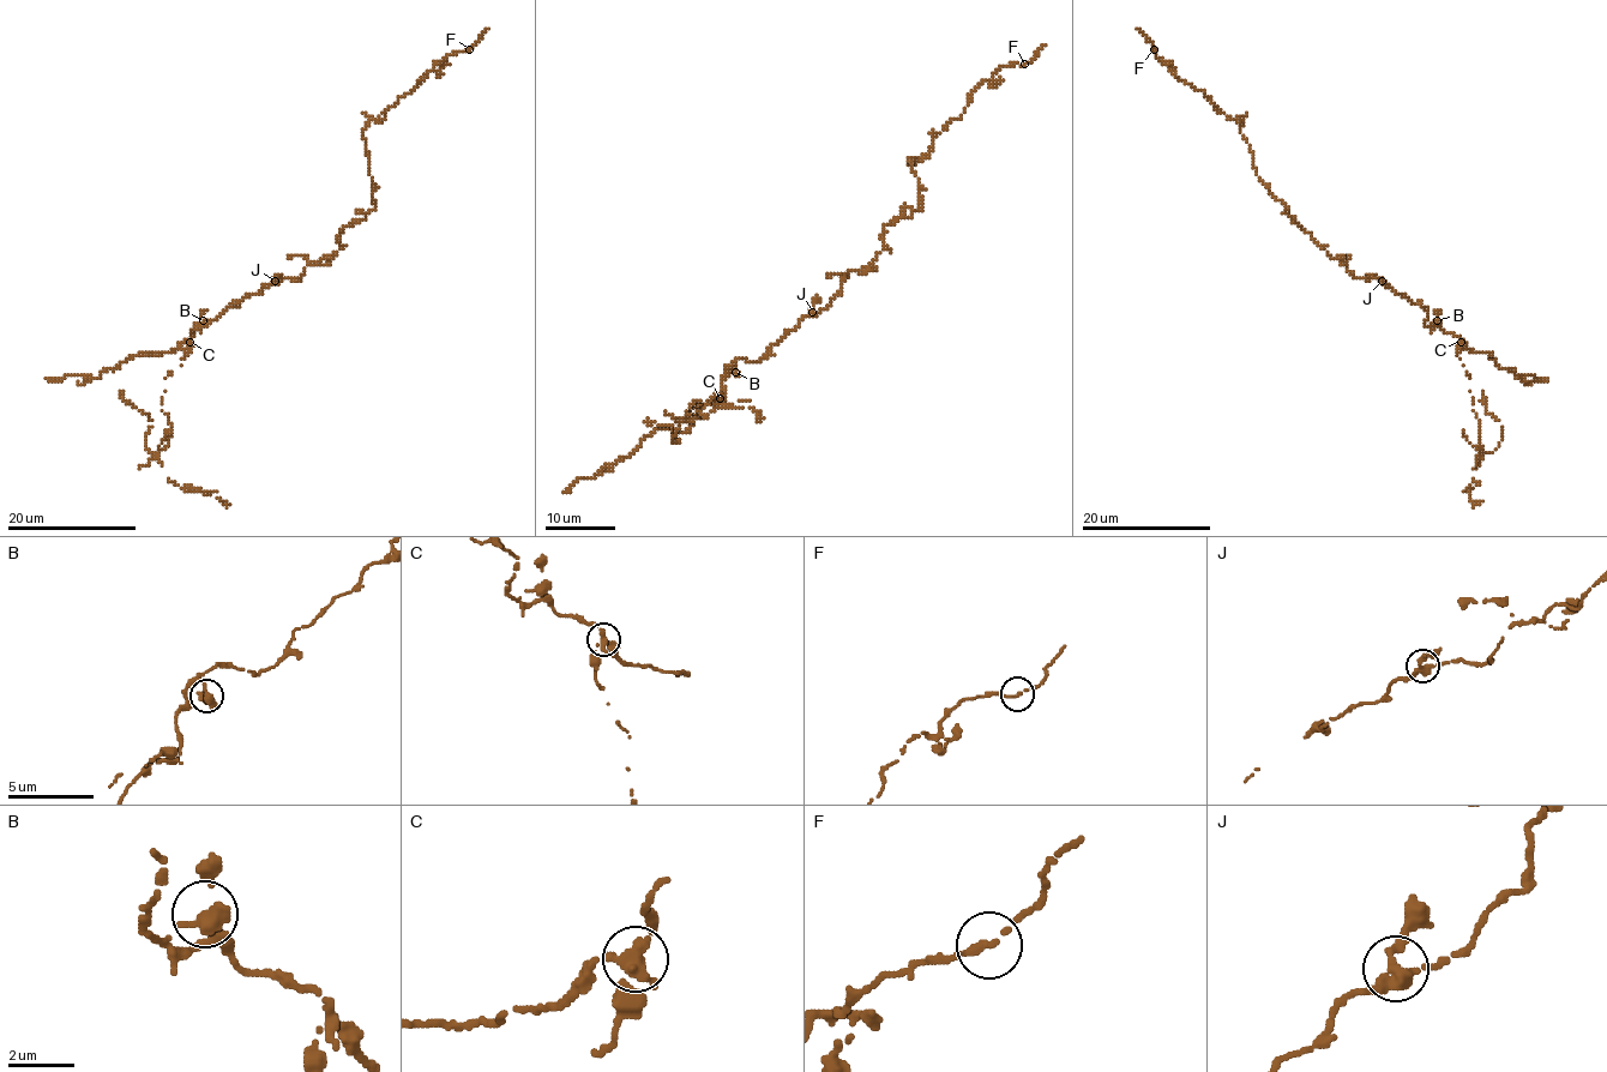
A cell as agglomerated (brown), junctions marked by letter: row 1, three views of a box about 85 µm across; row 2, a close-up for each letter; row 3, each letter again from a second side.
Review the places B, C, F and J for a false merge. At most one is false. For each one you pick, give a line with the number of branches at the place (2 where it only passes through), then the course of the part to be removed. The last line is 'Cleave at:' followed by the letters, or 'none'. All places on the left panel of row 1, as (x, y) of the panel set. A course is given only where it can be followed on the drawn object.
C: Branches: 3
Cleave at: C

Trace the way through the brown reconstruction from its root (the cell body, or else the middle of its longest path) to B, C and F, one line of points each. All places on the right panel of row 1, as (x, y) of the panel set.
B: (1350, 273), (1355, 278), (1380, 278), (1413, 305), (1427, 309), (1427, 325), (1437, 320)
C: (1350, 273), (1355, 278), (1380, 278), (1413, 305), (1427, 309), (1427, 325), (1451, 332), (1461, 342)
F: (1350, 273), (1261, 180), (1241, 133), (1244, 120), (1229, 119), (1205, 92), (1184, 83), (1154, 49)

